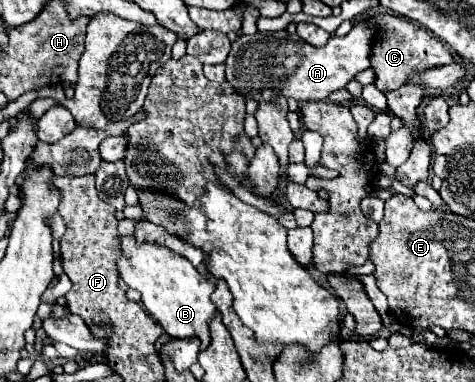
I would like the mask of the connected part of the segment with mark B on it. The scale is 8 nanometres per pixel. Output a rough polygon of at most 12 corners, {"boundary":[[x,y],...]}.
{"boundary":[[118,236],[120,278],[172,338],[210,344],[214,282],[186,258]]}

